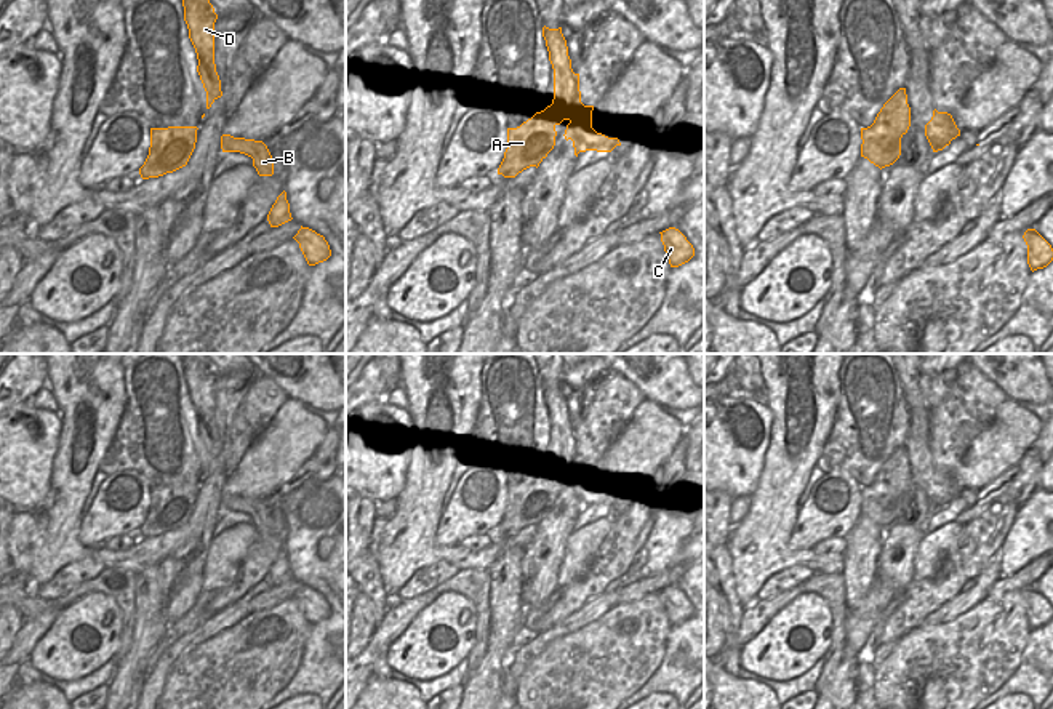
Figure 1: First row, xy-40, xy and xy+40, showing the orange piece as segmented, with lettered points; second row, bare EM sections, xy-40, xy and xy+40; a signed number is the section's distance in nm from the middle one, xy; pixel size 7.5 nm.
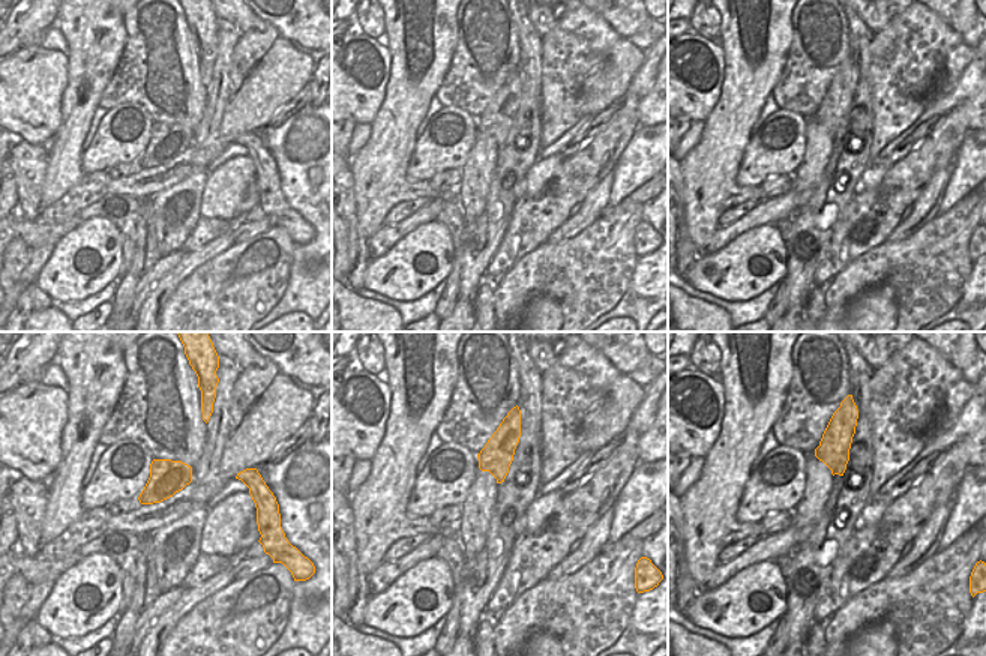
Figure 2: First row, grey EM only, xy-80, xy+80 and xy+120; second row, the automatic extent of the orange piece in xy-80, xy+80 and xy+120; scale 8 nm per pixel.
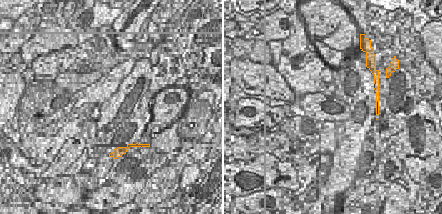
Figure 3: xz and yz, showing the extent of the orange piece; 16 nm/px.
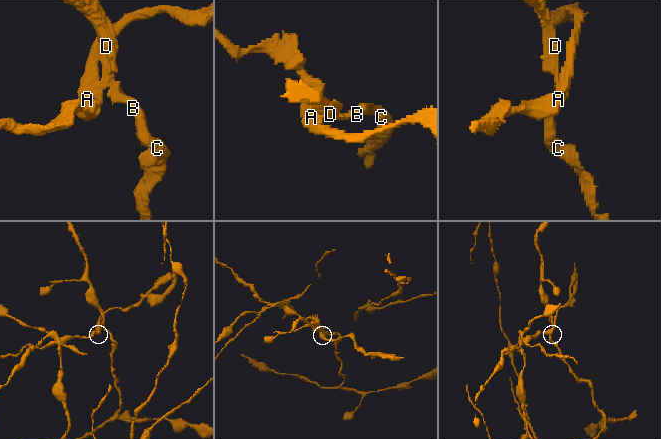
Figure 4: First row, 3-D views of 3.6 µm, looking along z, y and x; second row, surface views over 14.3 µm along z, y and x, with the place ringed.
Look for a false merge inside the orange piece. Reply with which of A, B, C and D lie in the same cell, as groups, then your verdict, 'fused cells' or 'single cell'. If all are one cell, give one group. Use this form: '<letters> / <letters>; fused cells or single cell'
A / B C D; fused cells

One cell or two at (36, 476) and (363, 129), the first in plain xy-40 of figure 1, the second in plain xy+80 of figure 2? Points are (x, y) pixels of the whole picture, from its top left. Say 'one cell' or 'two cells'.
two cells

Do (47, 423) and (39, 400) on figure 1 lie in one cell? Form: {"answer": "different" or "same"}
{"answer": "different"}

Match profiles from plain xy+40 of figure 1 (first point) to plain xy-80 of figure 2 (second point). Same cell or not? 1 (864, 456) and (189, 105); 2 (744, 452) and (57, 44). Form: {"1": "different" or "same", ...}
{"1": "same", "2": "different"}

